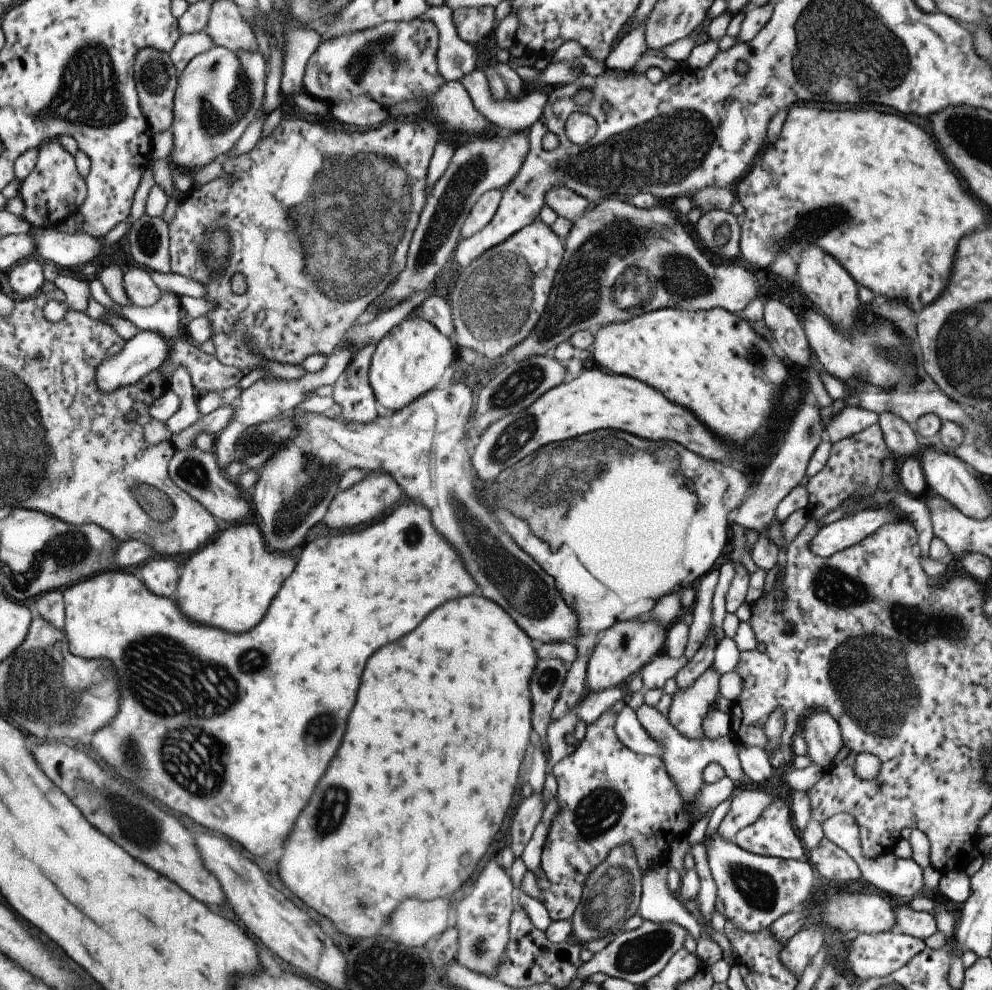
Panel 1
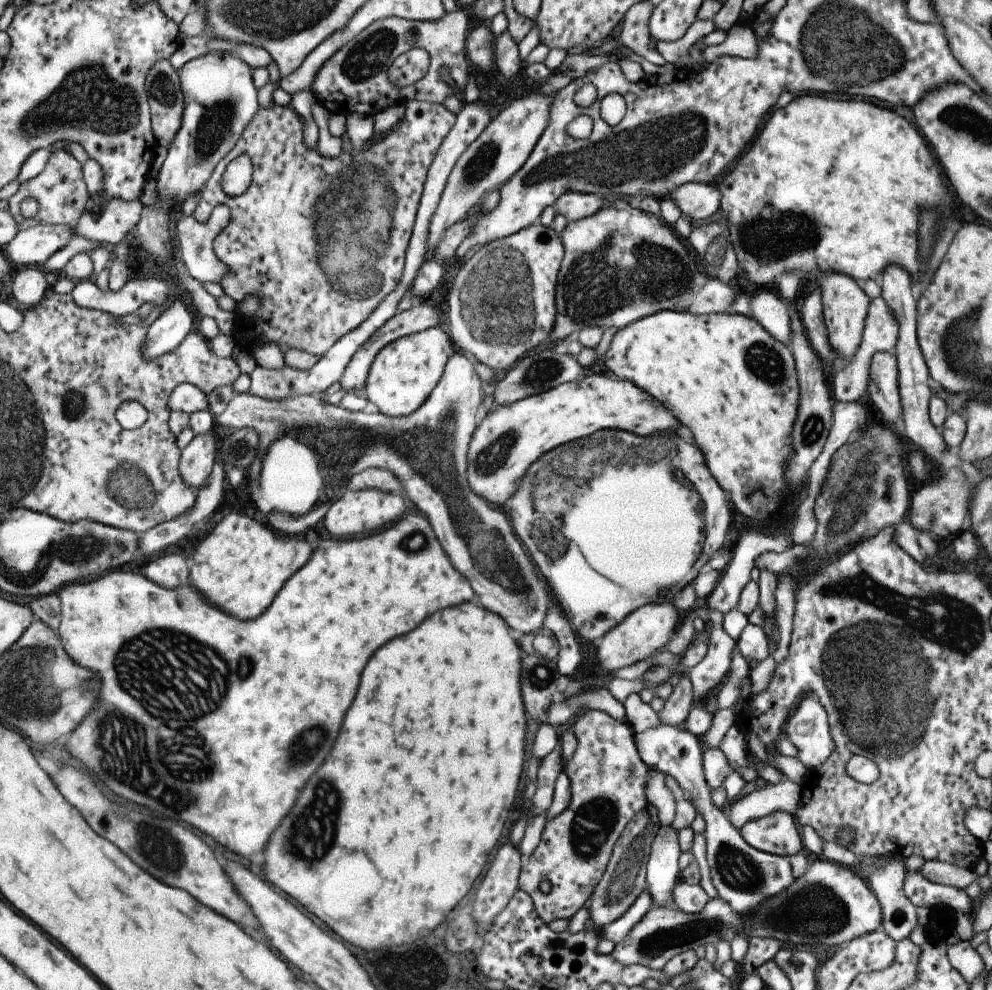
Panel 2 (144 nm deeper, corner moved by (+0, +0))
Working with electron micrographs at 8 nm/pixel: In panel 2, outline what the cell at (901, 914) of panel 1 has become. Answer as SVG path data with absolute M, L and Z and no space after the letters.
M823 842L821 850L823 850L823 856L827 858L827 862L835 862L835 864L841 864L841 866L851 866L863 880L867 880L867 884L873 890L873 894L877 896L877 902L879 902L879 908L881 908L881 926L883 926L883 932L889 934L895 940L895 944L899 944L901 940L905 940L905 938L911 936L913 928L919 926L919 924L917 924L917 918L915 918L915 906L907 900L907 896L903 896L903 880L905 880L907 872L905 872L905 866L901 862L891 860L889 864L885 864L879 870L873 872L873 870L865 870L853 852L843 850L835 842Z

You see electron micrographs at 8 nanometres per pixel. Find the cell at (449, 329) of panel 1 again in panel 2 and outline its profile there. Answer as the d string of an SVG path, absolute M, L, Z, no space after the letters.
M421 300L421 302L415 302L413 308L409 312L403 312L403 314L397 314L393 316L383 328L379 328L371 340L359 348L359 352L353 356L351 364L347 366L347 372L343 376L343 390L361 390L361 392L355 392L355 394L365 394L365 388L367 388L367 382L369 382L369 374L371 374L371 368L373 368L373 362L377 360L377 356L393 342L401 340L401 338L407 338L407 336L413 336L413 334L419 334L419 332L427 332L429 328L439 328L439 312L437 312L437 304L431 304L427 300Z

